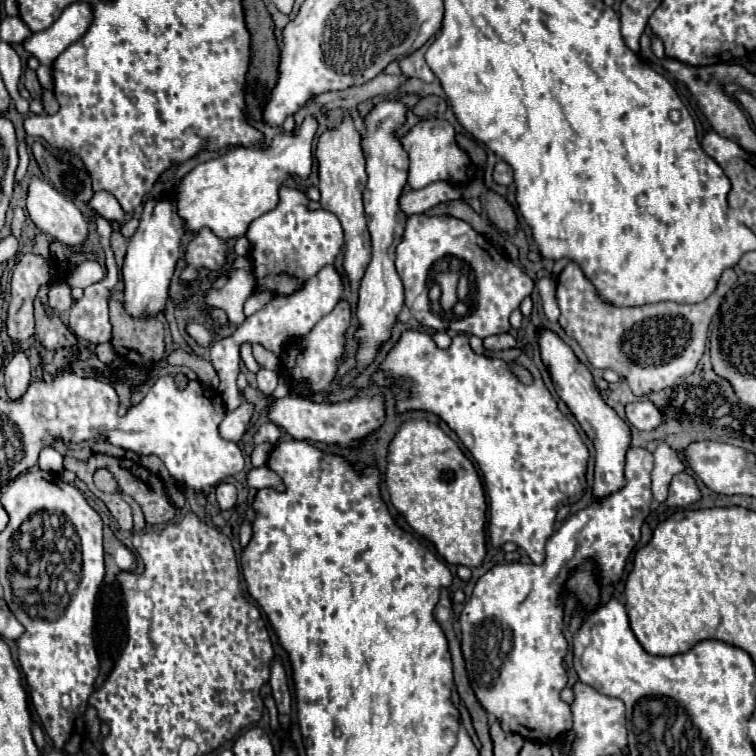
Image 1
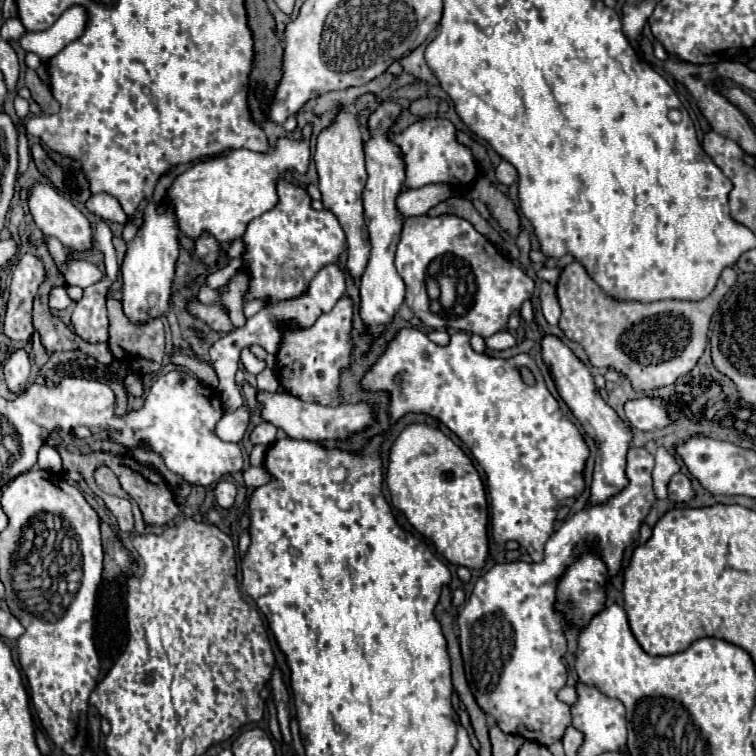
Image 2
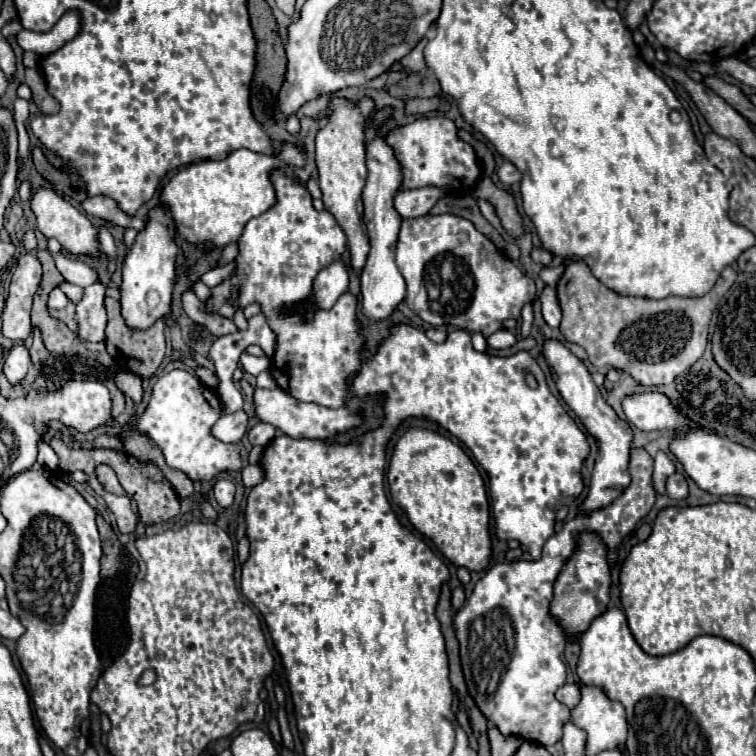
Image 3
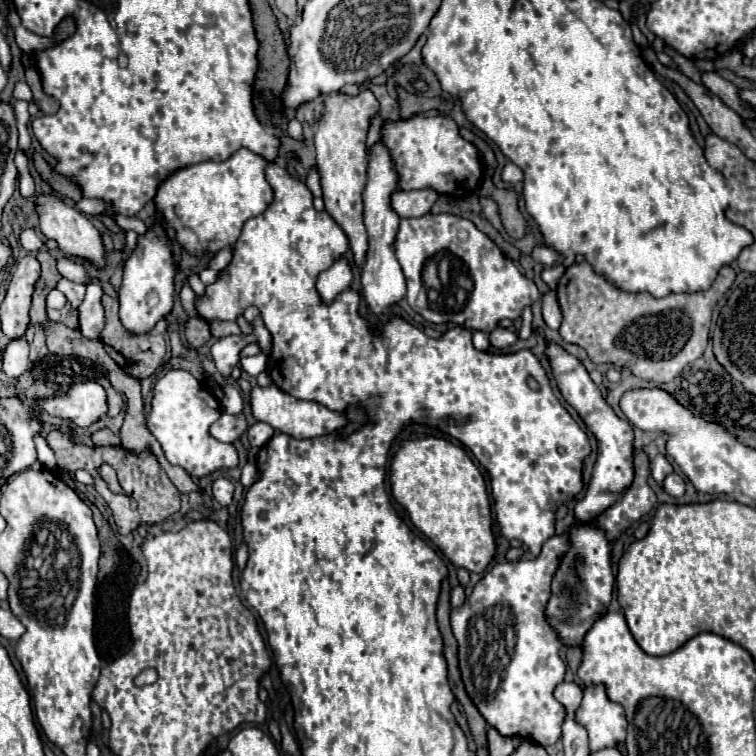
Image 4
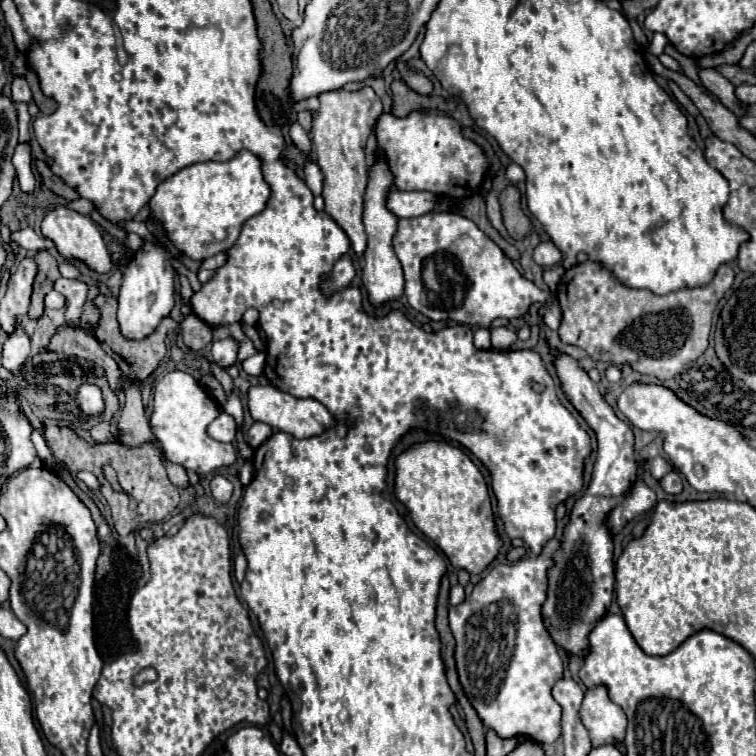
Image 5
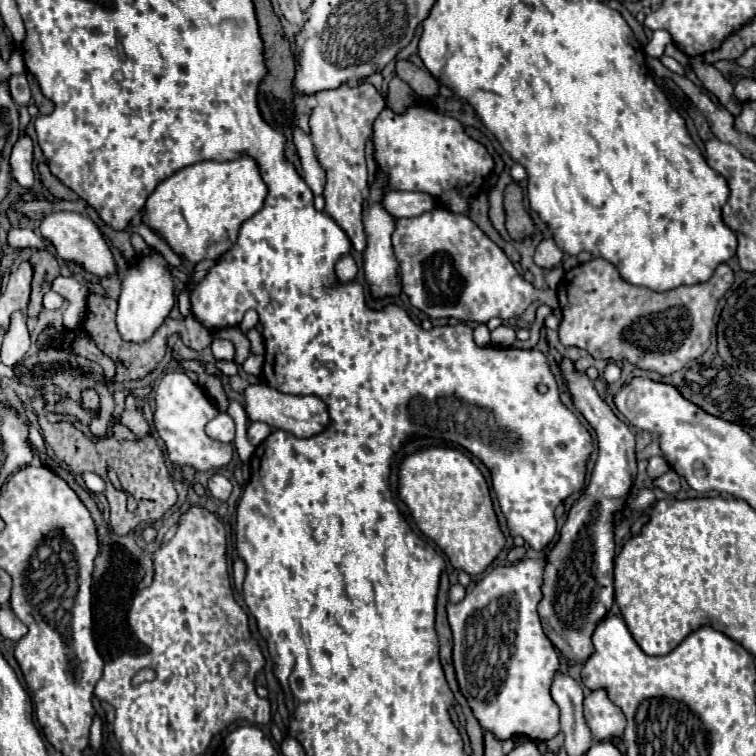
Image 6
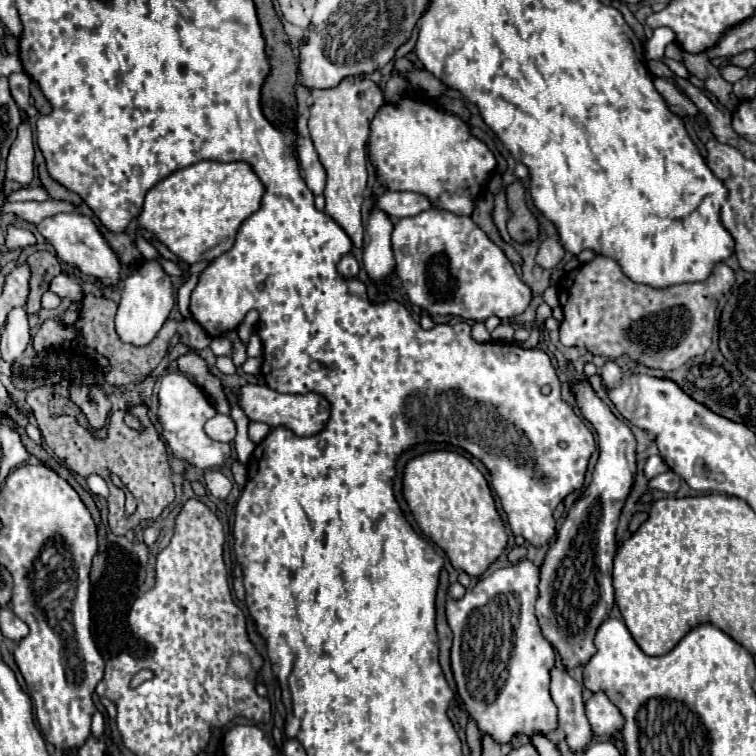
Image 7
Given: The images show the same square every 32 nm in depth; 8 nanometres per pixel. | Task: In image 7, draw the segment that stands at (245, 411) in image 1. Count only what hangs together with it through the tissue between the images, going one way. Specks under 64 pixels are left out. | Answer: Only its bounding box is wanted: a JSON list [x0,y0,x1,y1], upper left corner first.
[204,414,236,442]

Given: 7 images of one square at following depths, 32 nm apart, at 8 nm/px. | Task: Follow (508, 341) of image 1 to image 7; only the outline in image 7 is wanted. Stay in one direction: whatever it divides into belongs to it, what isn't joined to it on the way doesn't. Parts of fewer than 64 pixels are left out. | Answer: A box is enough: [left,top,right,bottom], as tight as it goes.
[492,322,514,340]

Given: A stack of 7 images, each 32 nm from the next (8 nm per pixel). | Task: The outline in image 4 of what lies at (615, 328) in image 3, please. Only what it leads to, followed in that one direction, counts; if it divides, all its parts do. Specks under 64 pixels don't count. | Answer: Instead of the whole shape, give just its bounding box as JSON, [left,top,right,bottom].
[556,262,734,382]

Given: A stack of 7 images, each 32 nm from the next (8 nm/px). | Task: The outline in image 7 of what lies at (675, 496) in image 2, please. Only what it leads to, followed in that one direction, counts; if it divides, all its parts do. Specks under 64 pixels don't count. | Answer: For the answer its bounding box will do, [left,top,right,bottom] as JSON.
[648,470,680,494]

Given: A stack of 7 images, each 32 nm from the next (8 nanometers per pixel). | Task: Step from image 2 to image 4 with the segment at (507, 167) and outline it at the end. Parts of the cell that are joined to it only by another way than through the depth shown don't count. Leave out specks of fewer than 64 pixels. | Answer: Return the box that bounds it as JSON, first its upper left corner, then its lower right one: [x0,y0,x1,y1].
[502,162,524,184]

